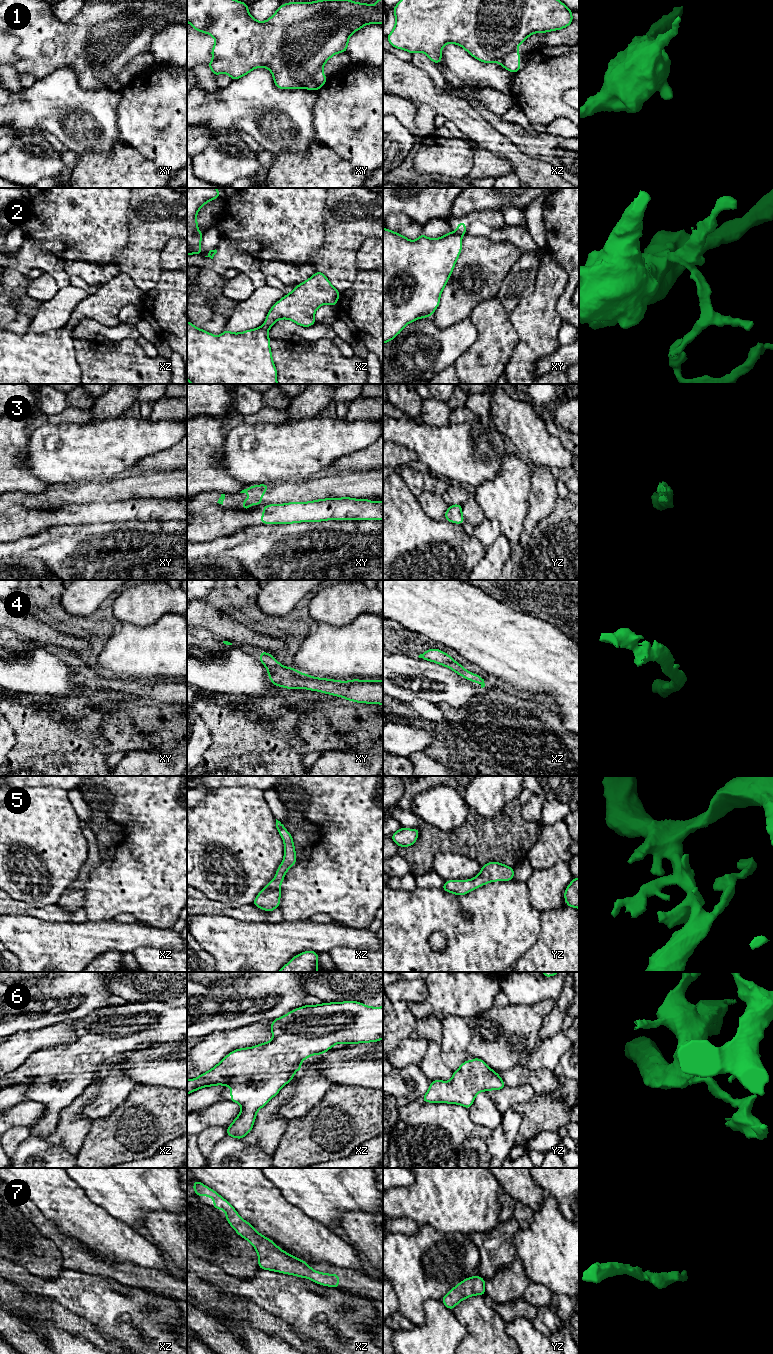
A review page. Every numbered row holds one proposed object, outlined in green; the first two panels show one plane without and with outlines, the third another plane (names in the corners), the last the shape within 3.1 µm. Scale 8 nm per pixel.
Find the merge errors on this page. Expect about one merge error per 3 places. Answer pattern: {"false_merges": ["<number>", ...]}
{"false_merges": ["1", "2", "3"]}

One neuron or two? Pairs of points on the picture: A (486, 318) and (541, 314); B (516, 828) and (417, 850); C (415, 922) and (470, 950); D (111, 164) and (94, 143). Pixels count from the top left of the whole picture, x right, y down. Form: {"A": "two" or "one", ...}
{"A": "two", "B": "one", "C": "one", "D": "two"}

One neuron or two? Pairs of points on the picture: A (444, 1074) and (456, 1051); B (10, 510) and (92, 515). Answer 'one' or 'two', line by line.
A: two
B: one

